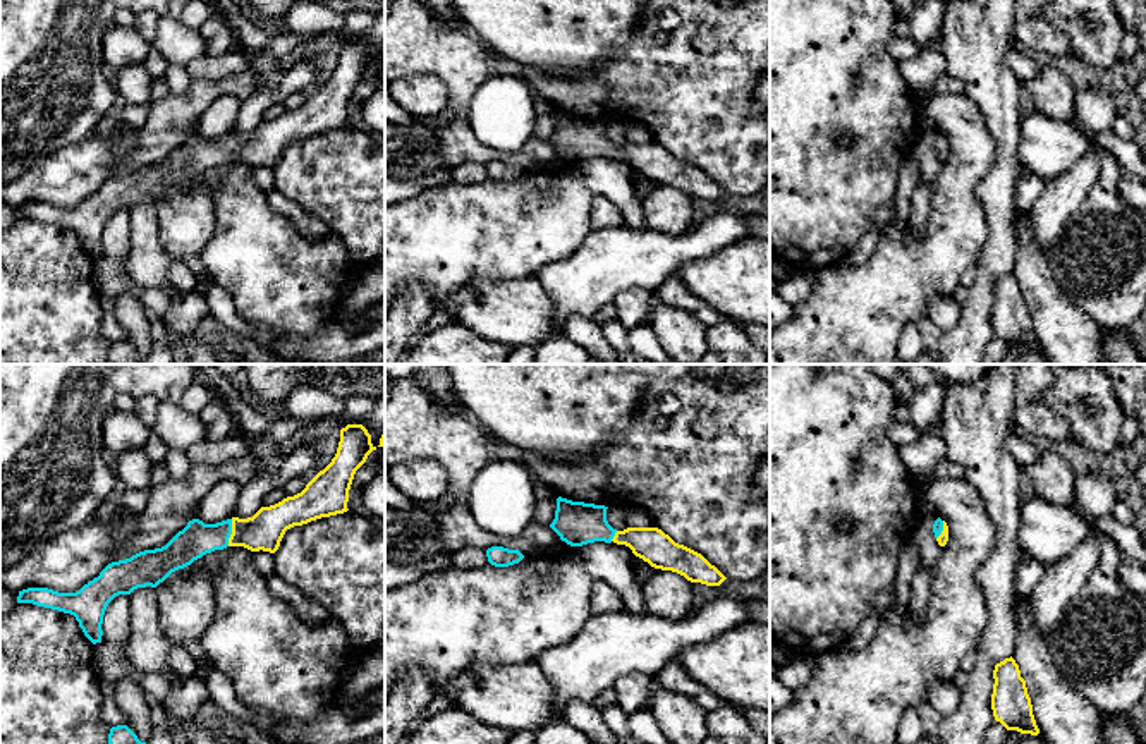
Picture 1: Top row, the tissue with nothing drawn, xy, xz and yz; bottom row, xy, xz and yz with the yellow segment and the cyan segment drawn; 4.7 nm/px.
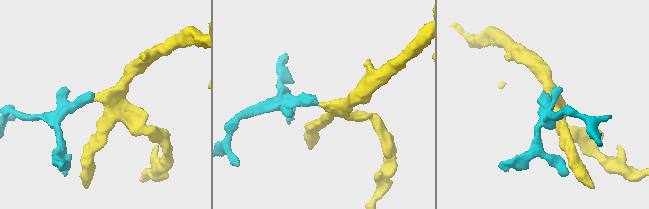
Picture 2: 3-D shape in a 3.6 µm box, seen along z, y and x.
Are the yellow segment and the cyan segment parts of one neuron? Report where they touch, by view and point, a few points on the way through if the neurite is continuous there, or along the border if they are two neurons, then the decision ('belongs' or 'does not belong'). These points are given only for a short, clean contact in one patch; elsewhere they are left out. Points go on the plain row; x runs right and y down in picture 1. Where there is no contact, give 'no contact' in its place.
meets yellow in xy at (232, 148); runs through xy (265, 145), (258, 148), (232, 148), (196, 153); belongs

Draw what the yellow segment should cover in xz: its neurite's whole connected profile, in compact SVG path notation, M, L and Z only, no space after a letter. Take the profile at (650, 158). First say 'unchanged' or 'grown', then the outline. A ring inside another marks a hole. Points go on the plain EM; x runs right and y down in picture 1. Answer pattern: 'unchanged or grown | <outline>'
grown | M558 112L550 143L570 162L594 156L625 160L651 182L677 187L691 198L720 201L727 194L701 168L675 158L658 143L613 144L607 136L607 124Z

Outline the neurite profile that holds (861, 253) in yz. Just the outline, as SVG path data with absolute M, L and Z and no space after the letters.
M885 227L869 229L869 232L866 235L863 235L859 239L859 242L849 251L845 261L854 266L859 266L859 265L864 265L866 261L869 261L869 258L873 256L878 242L881 239L883 229Z

